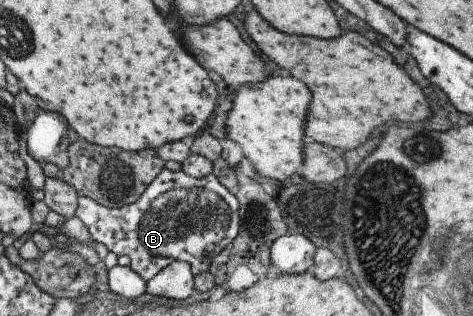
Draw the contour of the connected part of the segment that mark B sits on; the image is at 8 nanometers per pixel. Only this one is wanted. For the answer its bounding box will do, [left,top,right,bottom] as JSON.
[74,167,239,281]

